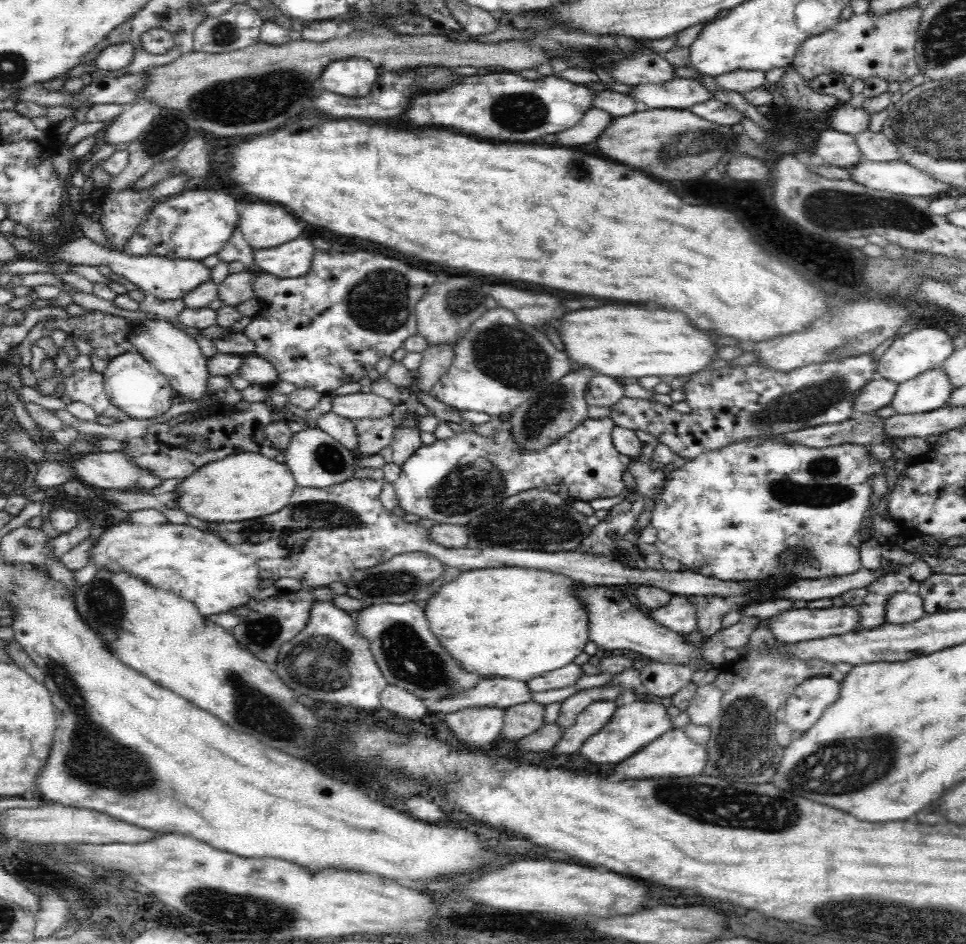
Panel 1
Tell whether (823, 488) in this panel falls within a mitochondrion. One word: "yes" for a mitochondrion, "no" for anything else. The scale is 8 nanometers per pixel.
yes

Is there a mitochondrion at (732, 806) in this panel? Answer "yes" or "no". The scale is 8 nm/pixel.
yes

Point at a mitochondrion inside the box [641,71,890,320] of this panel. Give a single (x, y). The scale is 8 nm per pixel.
(695, 140)

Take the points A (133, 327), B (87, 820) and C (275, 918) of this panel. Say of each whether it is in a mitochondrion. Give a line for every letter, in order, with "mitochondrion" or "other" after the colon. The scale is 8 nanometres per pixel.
A: other
B: other
C: mitochondrion

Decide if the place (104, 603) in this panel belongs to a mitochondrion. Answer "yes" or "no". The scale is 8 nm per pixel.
yes

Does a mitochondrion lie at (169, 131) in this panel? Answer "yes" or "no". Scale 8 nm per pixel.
yes

